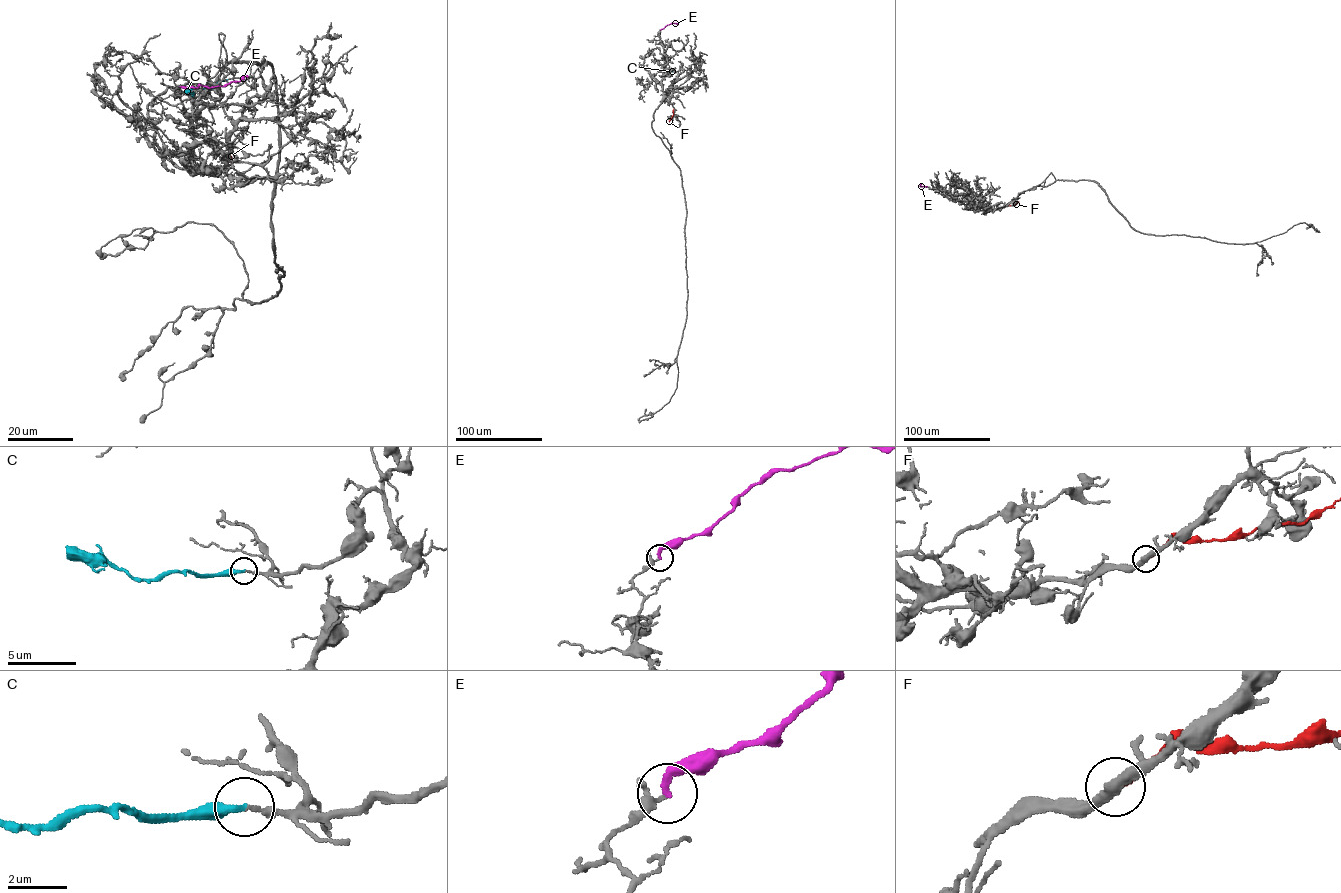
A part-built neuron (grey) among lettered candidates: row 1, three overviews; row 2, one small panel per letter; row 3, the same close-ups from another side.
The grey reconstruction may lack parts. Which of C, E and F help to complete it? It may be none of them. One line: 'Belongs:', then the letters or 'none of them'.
Belongs: C

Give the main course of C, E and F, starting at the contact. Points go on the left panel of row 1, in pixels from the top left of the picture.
C: (227, 80), (210, 88), (187, 90), (183, 93)
E: (180, 86), (222, 86), (248, 76)
F: (230, 163), (231, 160), (223, 155), (214, 142)

